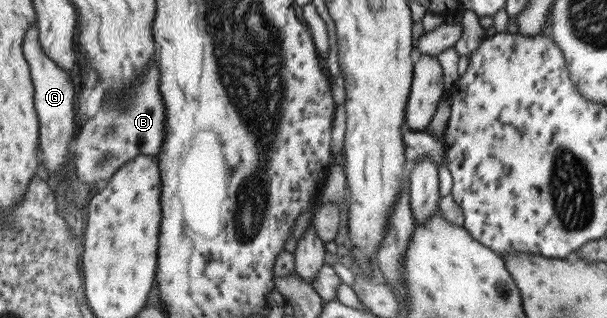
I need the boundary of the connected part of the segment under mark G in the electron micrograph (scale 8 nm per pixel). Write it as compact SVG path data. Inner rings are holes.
M36 22L26 28L21 41L21 52L27 61L33 86L33 105L39 127L38 147L41 149L43 166L49 172L58 172L59 166L68 160L67 148L70 150L71 143L75 140L80 129L75 121L77 106L75 105L75 96L77 96L75 76L65 73L63 69L59 69L50 58L45 56L38 43Z

